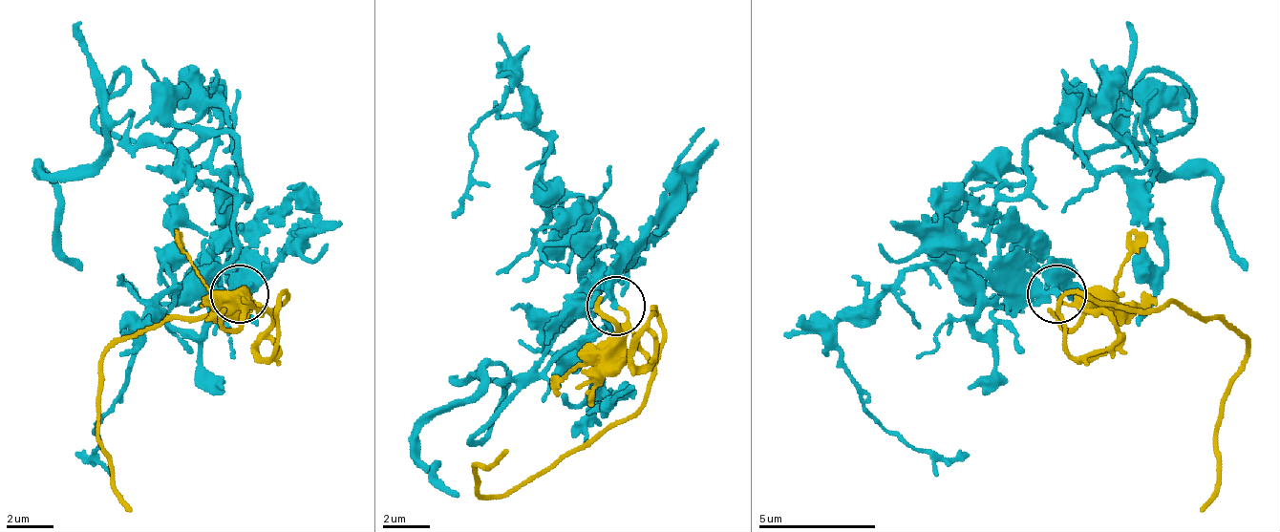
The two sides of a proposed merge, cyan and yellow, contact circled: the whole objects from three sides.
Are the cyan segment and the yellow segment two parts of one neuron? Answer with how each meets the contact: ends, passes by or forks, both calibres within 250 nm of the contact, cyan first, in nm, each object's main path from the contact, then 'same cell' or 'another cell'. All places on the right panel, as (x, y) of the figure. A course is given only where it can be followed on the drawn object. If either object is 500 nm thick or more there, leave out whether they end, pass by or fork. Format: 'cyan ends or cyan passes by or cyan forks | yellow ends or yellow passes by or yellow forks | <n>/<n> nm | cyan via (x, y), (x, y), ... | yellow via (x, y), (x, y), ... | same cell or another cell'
cyan ends | yellow passes by | 360/80 nm | cyan via (1057, 292), (993, 204), (1023, 187), (1029, 146), (1104, 105), (1076, 146), (1134, 193), (1163, 251), (1134, 322) | yellow via (1057, 298), (1117, 309), (1152, 309), (1181, 304), (1246, 339), (1216, 451), (1216, 492), (1199, 509) | same cell

